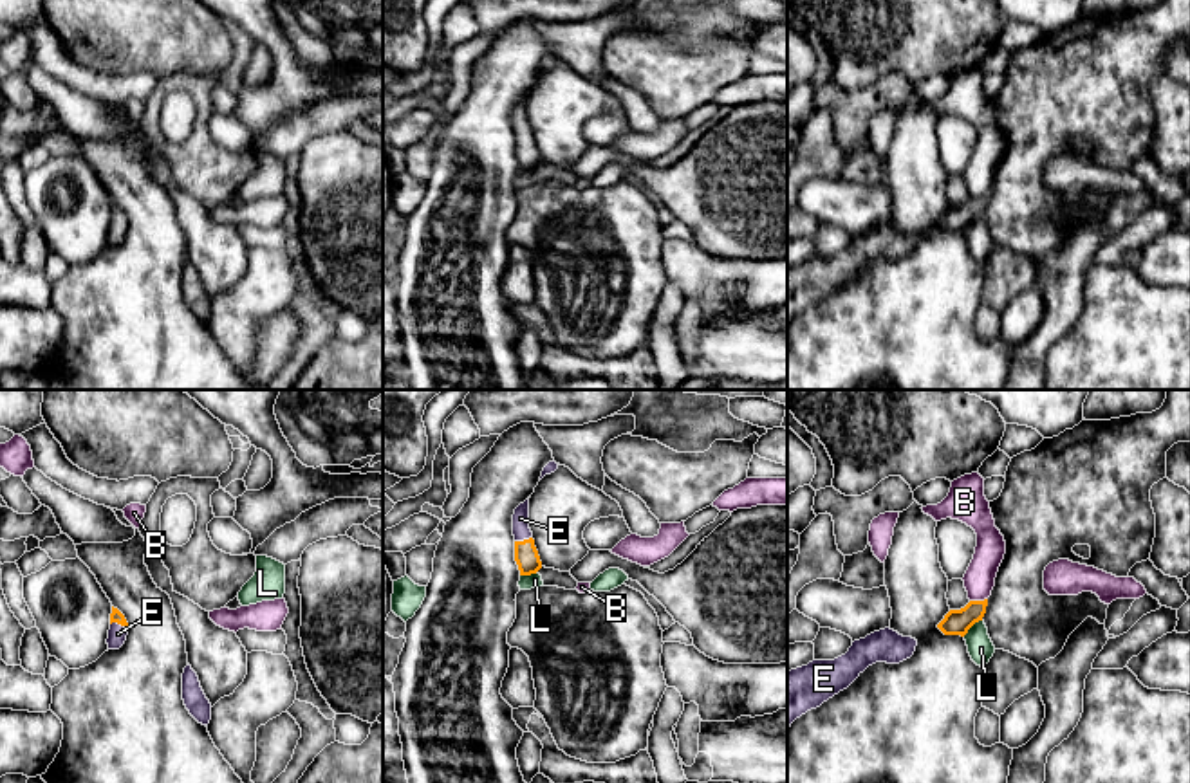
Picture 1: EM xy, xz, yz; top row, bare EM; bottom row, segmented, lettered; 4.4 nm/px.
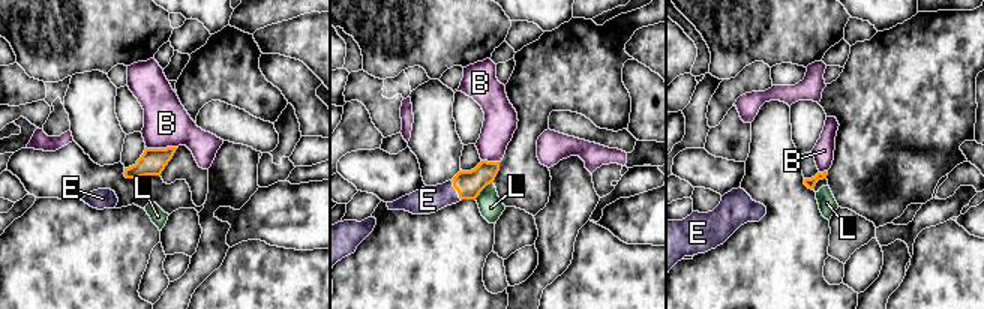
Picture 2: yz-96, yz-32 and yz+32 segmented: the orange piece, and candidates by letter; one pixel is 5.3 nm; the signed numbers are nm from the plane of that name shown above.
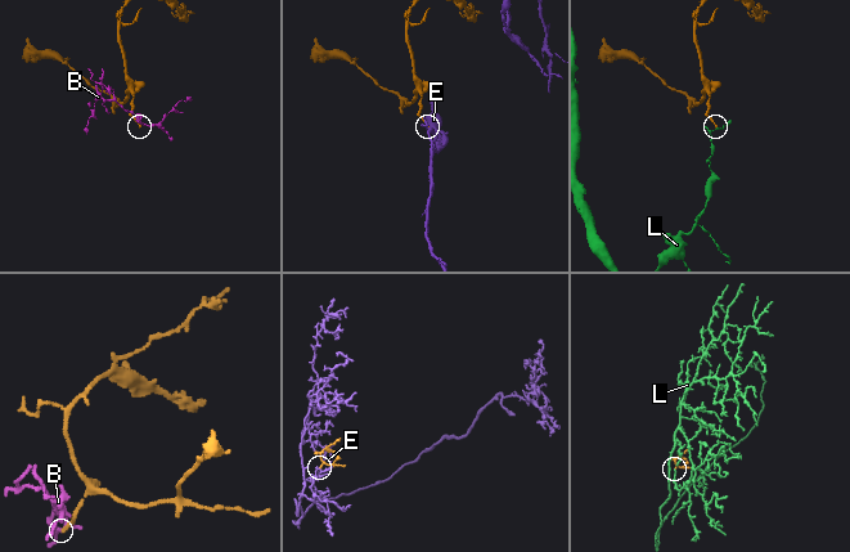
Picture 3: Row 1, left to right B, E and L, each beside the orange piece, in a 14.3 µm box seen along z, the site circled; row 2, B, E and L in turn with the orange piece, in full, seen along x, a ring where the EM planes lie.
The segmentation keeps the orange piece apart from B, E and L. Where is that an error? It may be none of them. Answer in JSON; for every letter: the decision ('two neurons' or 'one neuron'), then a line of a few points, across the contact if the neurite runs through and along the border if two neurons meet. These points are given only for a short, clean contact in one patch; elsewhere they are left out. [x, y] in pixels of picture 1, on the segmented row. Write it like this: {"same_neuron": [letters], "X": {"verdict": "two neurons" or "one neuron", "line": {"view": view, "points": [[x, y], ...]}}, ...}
{"same_neuron": ["E"], "B": {"verdict": "two neurons", "line": {"view": "yz", "points": [[986, 598], [970, 601]]}}, "E": {"verdict": "one neuron", "line": {"view": "xy", "points": [[116, 616], [120, 623], [118, 634]]}}, "L": {"verdict": "two neurons", "line": {"view": "yz", "points": [[981, 619], [963, 635]]}}}

